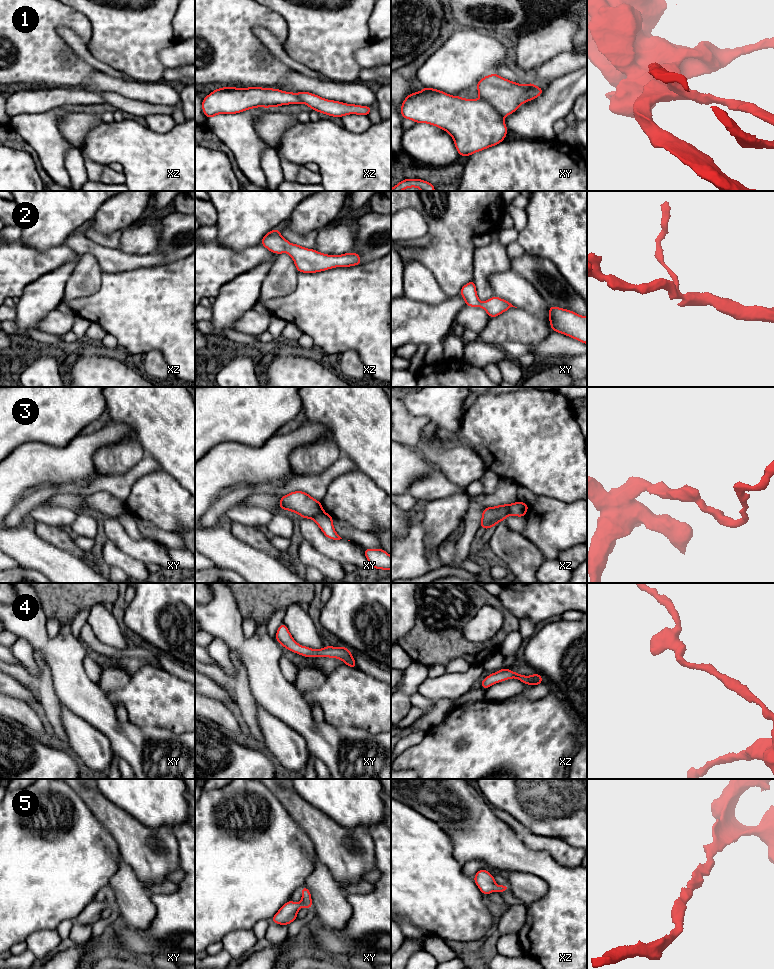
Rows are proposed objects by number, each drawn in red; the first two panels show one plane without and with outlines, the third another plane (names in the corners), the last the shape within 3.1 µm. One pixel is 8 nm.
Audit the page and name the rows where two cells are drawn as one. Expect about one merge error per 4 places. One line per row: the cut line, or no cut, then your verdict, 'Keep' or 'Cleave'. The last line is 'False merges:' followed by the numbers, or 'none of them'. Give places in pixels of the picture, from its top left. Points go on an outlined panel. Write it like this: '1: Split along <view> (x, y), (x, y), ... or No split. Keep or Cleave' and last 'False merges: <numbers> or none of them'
1: No split. Keep
2: No split. Keep
3: Split along xy (323, 511), (312, 518). Cleave
4: No split. Keep
5: No split. Keep
False merges: 3

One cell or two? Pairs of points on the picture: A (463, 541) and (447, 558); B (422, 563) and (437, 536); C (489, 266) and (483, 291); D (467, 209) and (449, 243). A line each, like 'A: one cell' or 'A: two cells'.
A: two cells
B: two cells
C: one cell
D: one cell

